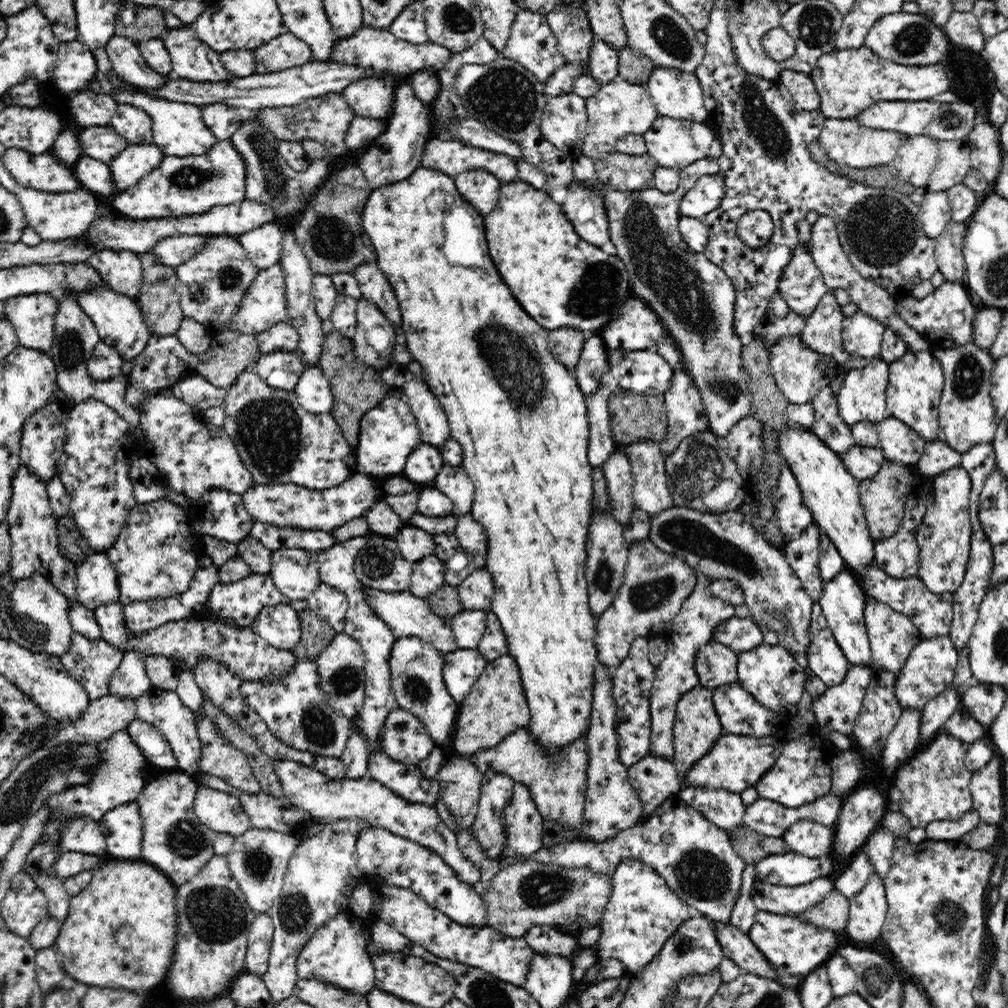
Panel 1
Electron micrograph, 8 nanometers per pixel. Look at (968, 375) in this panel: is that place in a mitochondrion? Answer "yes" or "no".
yes

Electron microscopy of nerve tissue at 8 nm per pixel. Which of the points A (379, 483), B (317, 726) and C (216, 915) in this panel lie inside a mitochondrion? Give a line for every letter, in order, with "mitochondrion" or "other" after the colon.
A: other
B: mitochondrion
C: mitochondrion

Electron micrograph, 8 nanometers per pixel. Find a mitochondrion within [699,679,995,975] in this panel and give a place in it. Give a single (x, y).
(950, 918)

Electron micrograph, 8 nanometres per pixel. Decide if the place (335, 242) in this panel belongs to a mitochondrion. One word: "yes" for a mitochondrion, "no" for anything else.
yes

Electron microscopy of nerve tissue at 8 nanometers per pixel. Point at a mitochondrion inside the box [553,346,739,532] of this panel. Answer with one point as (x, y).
(699, 466)

